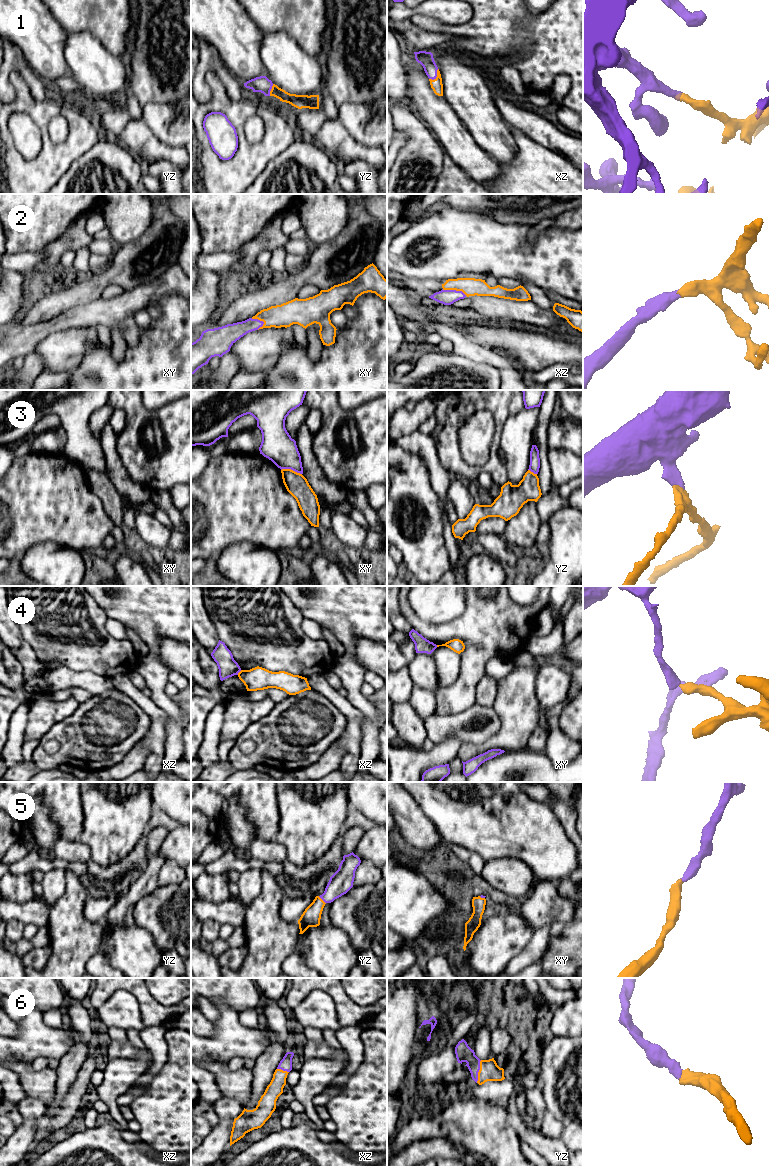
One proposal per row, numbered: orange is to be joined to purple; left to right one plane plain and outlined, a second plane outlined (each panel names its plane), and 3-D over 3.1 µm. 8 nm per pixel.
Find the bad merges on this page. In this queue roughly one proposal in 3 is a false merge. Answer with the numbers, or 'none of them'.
3, 4

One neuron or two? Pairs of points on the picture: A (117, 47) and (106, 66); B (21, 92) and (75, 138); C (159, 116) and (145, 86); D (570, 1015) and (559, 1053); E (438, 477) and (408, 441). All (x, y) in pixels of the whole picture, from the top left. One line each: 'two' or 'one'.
A: two
B: one
C: two
D: two
E: one

